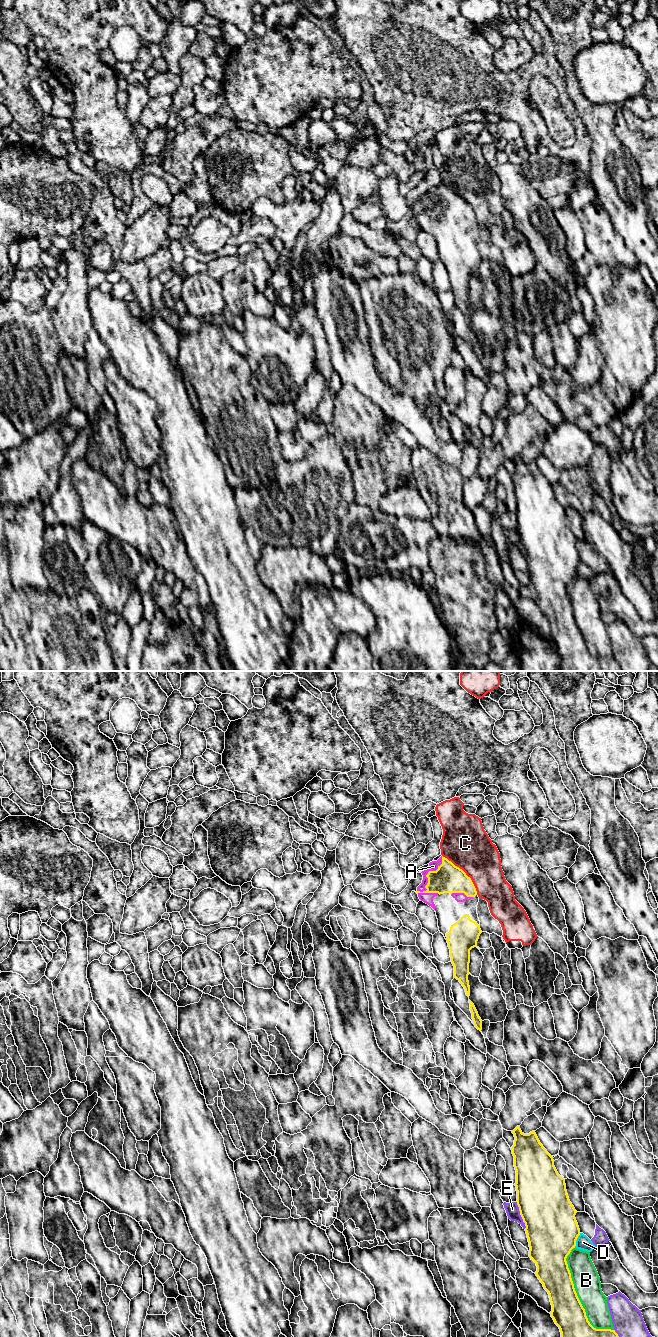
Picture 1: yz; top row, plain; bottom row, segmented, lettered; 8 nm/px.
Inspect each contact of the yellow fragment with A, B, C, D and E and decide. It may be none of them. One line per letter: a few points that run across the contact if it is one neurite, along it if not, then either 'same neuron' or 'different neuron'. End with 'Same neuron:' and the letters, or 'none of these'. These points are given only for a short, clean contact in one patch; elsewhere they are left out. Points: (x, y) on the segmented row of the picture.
A: same neuron
B: different neuron
C: different neuron
D: different neuron
E: different neuron
Same neuron: A

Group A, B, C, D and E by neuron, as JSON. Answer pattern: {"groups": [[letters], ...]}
{"groups": [["A"], ["B"], ["C"], ["D"], ["E"]]}

